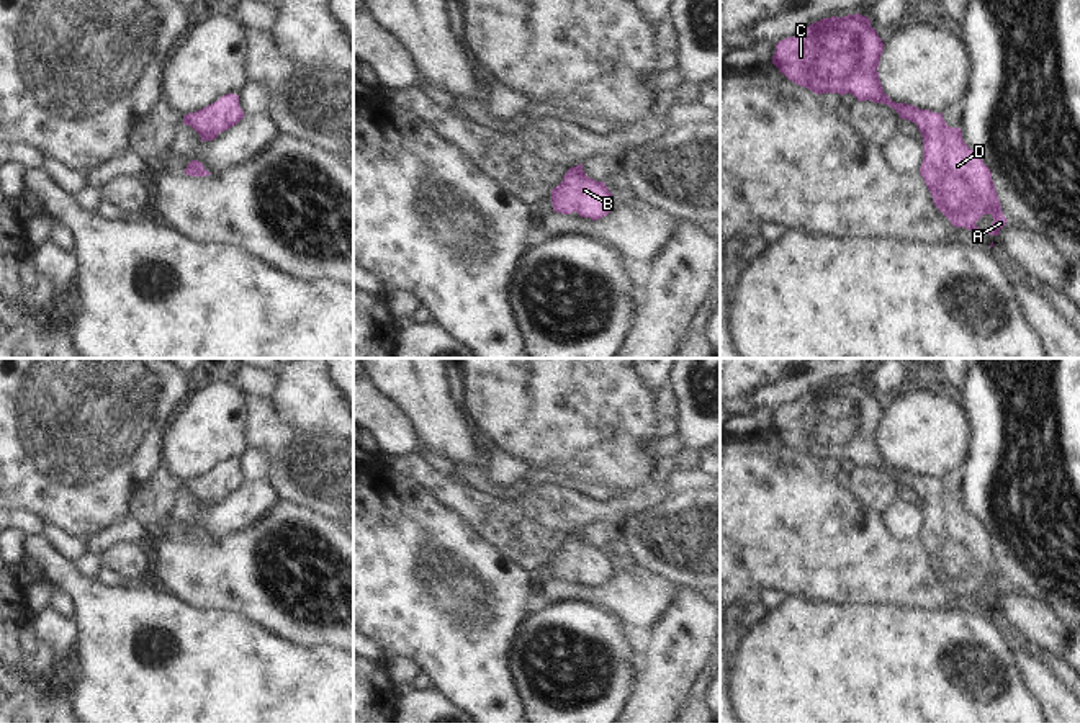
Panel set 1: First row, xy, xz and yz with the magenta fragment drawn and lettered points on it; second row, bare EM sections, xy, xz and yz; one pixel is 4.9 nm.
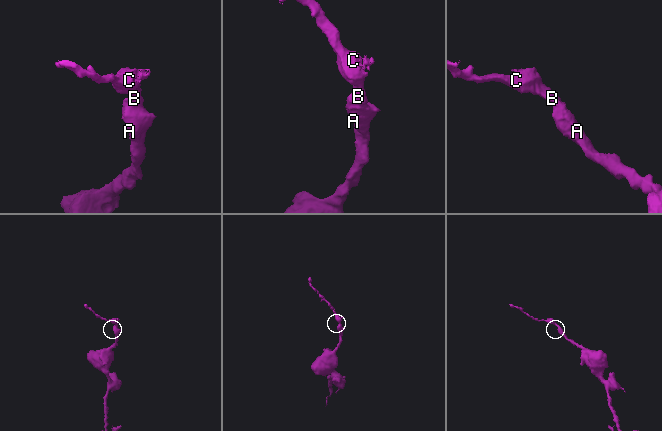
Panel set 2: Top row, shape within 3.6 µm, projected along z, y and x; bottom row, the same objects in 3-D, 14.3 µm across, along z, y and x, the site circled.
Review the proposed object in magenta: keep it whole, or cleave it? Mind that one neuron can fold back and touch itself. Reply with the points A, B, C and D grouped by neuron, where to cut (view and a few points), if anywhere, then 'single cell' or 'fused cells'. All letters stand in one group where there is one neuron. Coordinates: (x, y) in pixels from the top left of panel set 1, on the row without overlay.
A B C D | no cut | single cell

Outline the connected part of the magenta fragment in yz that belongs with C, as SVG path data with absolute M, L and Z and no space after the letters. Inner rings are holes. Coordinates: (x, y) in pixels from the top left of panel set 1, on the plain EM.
M859 379L848 383L831 383L812 389L792 404L785 404L776 411L772 430L794 450L821 460L851 460L857 468L884 469L893 474L902 486L915 489L923 504L923 528L920 541L923 543L934 573L951 587L954 594L965 594L977 599L998 602L1006 592L1001 571L992 546L990 535L980 522L974 519L962 505L961 494L946 491L943 479L920 476L913 471L895 469L884 460L879 445L879 429L884 419L884 409L877 397L871 393L871 386ZM990 581L993 589L987 595L980 595L975 589Z

